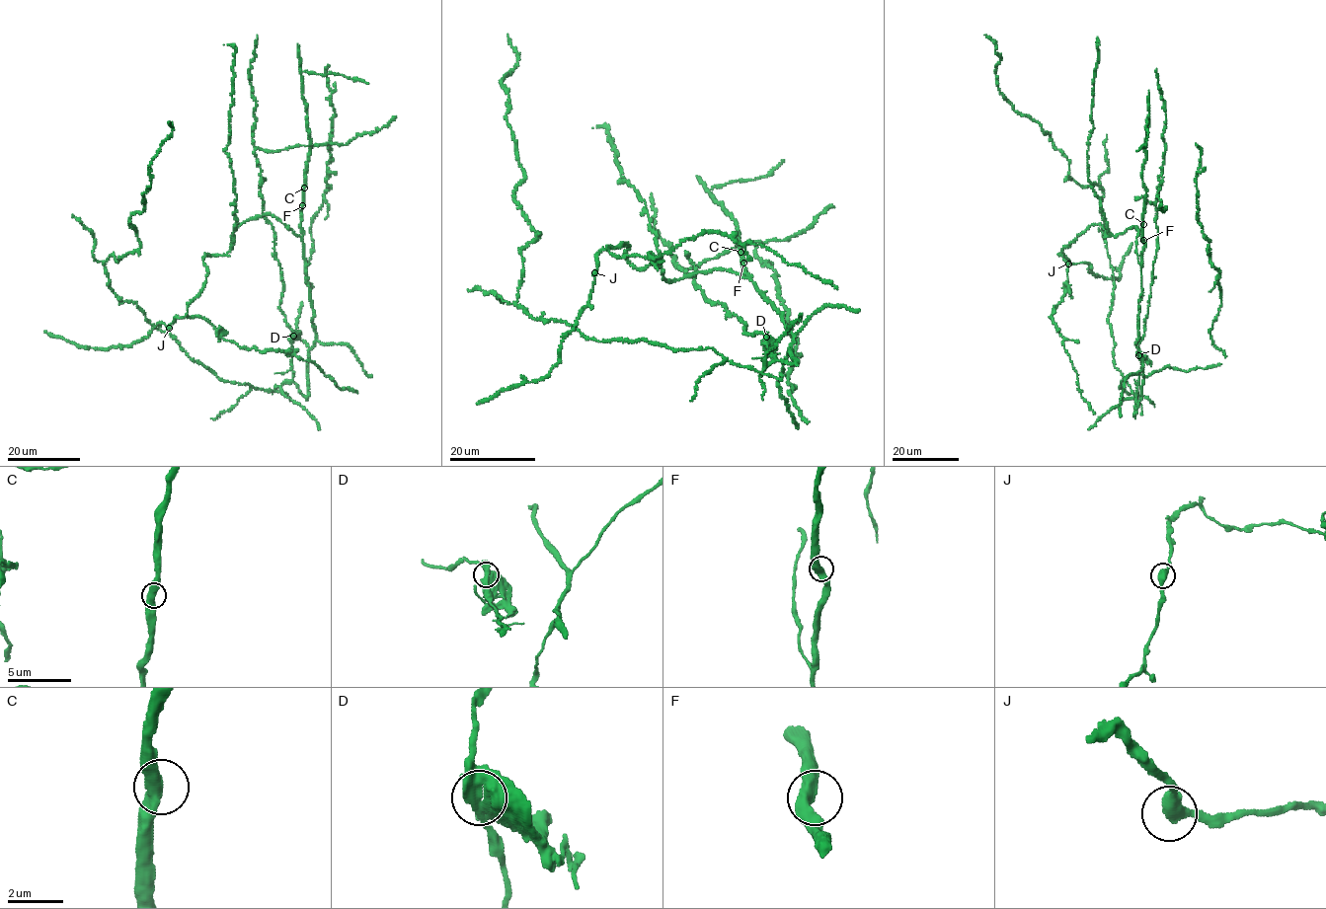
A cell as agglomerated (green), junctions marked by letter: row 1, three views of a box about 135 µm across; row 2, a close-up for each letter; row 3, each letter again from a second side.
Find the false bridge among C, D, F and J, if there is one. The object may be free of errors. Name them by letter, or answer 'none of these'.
D

